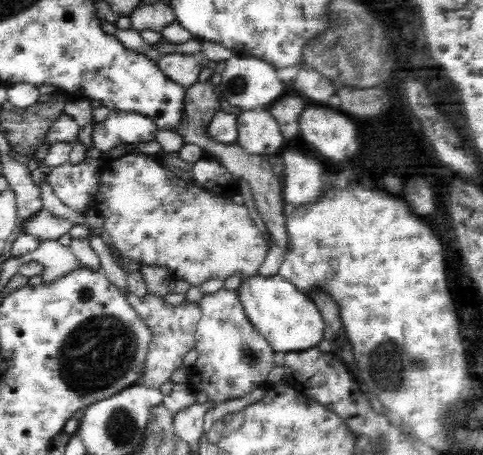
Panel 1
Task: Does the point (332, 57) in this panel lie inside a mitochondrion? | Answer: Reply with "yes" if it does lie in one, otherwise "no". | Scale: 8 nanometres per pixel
yes

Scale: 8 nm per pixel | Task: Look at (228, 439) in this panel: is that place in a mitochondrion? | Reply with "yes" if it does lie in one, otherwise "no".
no

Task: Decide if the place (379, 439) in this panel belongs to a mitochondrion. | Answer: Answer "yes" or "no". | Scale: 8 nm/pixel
yes

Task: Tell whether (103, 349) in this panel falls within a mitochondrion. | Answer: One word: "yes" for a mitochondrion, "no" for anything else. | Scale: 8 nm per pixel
yes

